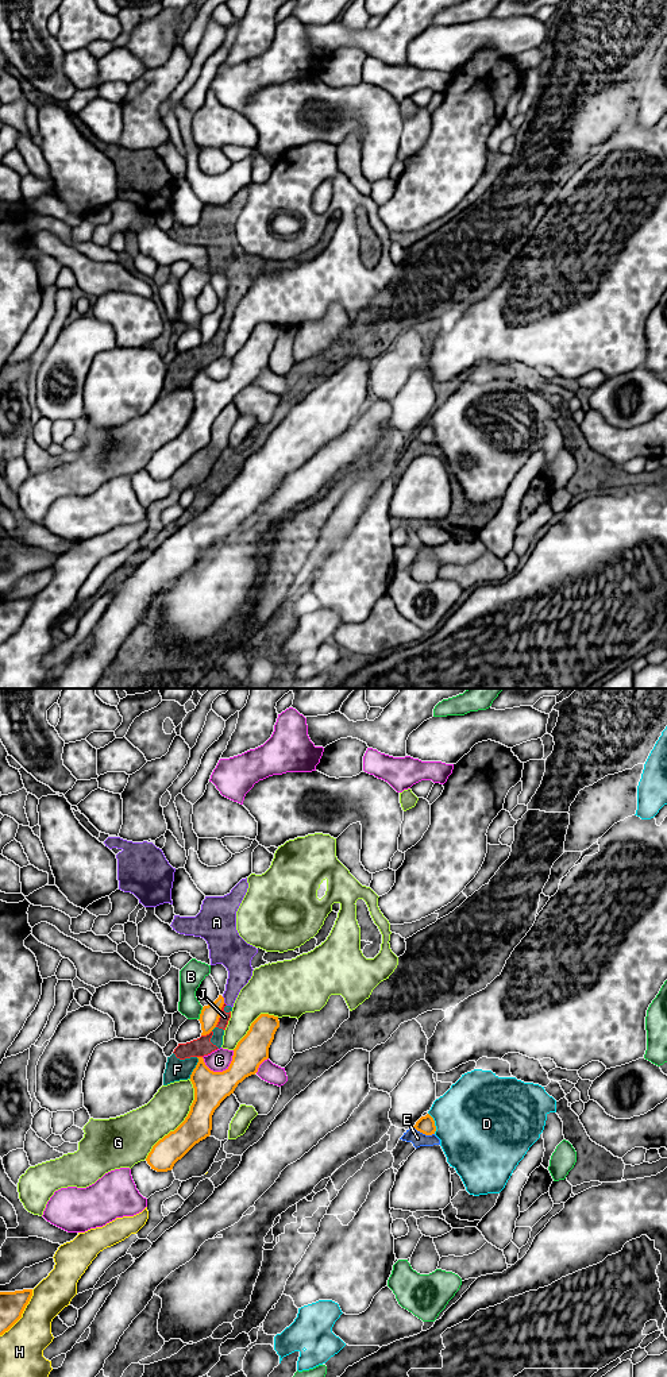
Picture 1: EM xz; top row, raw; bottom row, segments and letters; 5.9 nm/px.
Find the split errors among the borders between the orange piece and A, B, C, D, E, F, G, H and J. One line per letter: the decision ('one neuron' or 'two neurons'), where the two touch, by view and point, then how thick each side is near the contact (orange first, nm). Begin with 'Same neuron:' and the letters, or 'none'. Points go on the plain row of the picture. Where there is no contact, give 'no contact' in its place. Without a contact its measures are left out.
Same neuron: none
A: two neurons; contact xz (223, 308); calibres 120 and 160 nm
B: two neurons; contact xz (200, 323); calibres 120 and 140 nm
C: two neurons; contact xz (220, 381); calibres 200 and 130 nm
D: two neurons; contact xz (434, 432); calibres 110 and 480 nm
E: two neurons; contact xz (423, 442); calibres 110 and 90 nm
F: two neurons; contact xz (195, 377); calibres 200 and 130 nm
G: two neurons; contact xz (184, 429); calibres 200 and 240 nm
H: two neurons; contact xz (22, 621); calibres 150 and 260 nm
J: two neurons; contact xz (219, 324); calibres 120 and 60 nm

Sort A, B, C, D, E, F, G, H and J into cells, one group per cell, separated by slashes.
A E F J / B / C / D G / H

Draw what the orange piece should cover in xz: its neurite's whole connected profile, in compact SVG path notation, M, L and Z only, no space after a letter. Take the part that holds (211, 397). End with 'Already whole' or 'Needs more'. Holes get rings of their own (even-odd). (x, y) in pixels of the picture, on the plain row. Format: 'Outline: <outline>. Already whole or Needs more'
Outline: M261 323L247 343L238 351L230 375L223 381L211 379L203 366L190 383L194 409L185 429L159 448L146 470L157 481L171 479L196 452L211 444L212 424L220 412L234 402L239 392L255 383L269 367L269 356L279 336L278 325Z. Already whole

